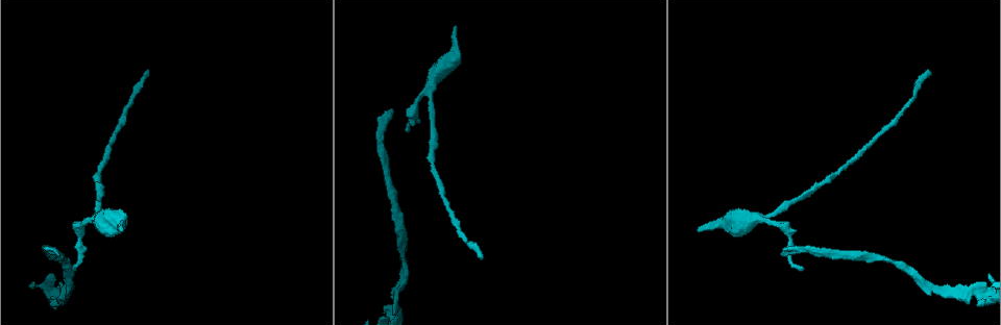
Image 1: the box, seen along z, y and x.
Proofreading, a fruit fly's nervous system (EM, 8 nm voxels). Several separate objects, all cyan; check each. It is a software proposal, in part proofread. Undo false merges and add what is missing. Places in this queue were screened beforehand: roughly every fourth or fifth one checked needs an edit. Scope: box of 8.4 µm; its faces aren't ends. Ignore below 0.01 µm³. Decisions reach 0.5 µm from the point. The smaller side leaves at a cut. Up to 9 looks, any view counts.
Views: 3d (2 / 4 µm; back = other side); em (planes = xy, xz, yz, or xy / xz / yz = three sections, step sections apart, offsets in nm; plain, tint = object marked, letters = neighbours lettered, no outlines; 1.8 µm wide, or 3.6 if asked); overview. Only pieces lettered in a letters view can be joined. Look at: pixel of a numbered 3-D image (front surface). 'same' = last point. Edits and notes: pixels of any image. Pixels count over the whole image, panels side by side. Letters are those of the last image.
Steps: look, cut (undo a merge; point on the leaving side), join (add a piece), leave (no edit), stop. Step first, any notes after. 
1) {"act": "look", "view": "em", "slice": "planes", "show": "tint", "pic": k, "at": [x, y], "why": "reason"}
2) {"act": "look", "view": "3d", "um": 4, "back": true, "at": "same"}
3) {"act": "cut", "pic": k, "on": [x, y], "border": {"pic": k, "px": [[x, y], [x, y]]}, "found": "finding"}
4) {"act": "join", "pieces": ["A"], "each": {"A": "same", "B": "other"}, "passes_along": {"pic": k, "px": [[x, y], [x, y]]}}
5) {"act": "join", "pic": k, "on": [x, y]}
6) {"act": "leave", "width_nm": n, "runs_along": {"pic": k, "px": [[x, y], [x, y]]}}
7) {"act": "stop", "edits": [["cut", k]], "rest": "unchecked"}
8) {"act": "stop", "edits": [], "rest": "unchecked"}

{"act": "look", "view": "3d", "um": 2, "pic": 1, "at": [967, 292]}

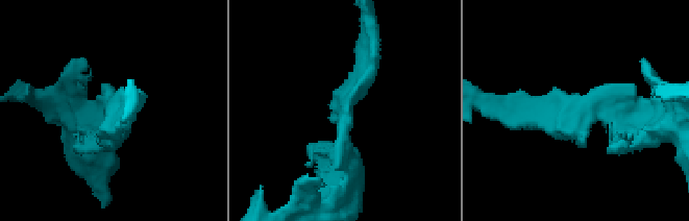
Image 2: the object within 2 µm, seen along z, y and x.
{"act": "look", "view": "em", "slice": "xy", "step": 16, "show": "tint", "pic": 2, "at": [343, 119]}

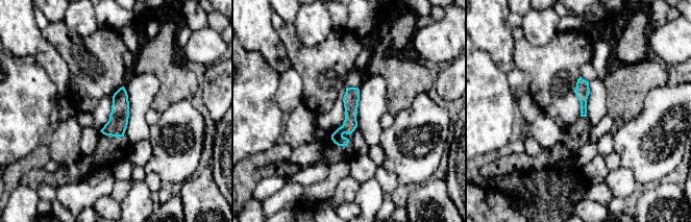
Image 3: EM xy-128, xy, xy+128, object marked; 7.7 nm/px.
{"act": "look", "view": "em", "slice": "planes", "show": "letters", "at": "same", "why": "another direction"}

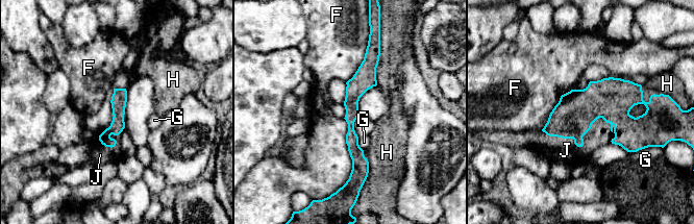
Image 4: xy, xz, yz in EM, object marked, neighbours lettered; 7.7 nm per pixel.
{"act": "join", "pieces": ["J"], "each": {"F": "other", "G": "other", "H": "other", "J": "same"}, "passes_along": {"pic": 4, "px": [[572, 117], [566, 138], [565, 150]]}, "found": "the neuron continues"}

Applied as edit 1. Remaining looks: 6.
{"act": "look", "view": "em", "slice": "xy", "step": 16, "show": "plain", "pic": 1, "at": [72, 267], "why": "branch stops here"}

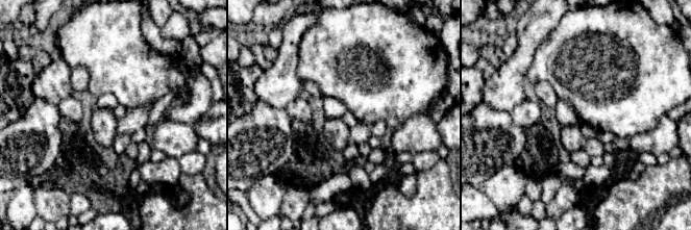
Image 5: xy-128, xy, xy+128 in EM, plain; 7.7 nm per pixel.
{"act": "look", "view": "em", "slice": "xy", "step": 16, "show": "letters", "at": "same", "why": "what lies round it"}

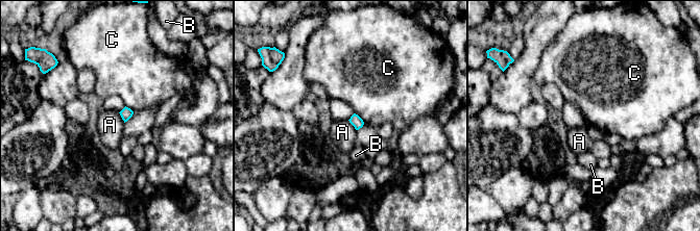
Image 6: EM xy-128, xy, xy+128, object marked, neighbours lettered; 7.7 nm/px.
{"act": "leave", "width_nm": 90, "each": {"A": "other", "B": "other", "C": "other"}, "border": {"pic": 6, "px": [[118, 112], [124, 122]]}, "found": "none of them fits"}

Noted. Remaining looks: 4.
{"act": "look", "view": "3d", "um": 4, "pic": 1, "at": [699, 228]}

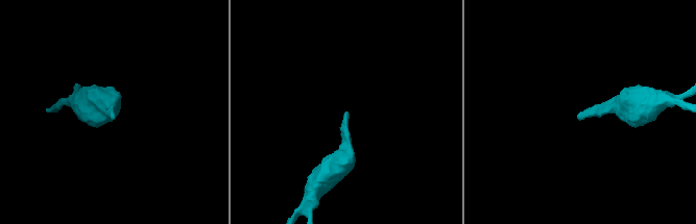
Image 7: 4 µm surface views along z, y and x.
{"act": "look", "view": "em", "slice": "yz", "step": 8, "show": "plain", "pic": 7, "at": [346, 114]}

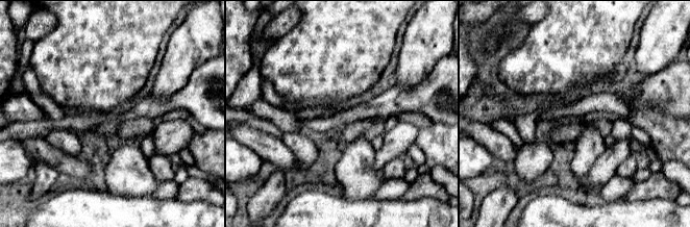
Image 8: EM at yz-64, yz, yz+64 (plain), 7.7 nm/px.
{"act": "look", "view": "em", "slice": "yz", "step": 8, "show": "letters", "at": "same", "why": "see the neighbours"}

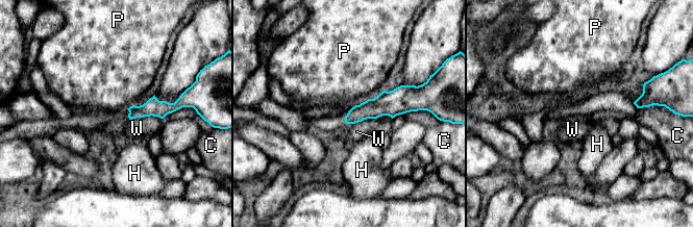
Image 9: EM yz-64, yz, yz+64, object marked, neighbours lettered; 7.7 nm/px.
{"act": "leave", "each": {"C": "other", "H": "other", "P": "other", "W": "other"}, "runs_along": {"pic": 9, "px": [[176, 104], [131, 116]]}, "found": "no lettered piece goes on from it"}

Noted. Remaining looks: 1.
{"act": "stop", "edits": [["join", 4]], "rest": "unchecked"}

